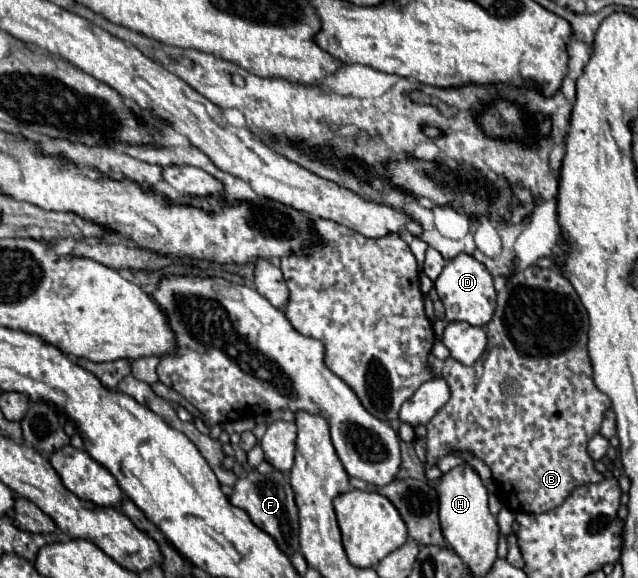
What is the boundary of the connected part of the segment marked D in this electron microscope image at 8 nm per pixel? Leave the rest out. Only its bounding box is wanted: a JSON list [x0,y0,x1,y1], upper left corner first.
[435,252,495,326]

